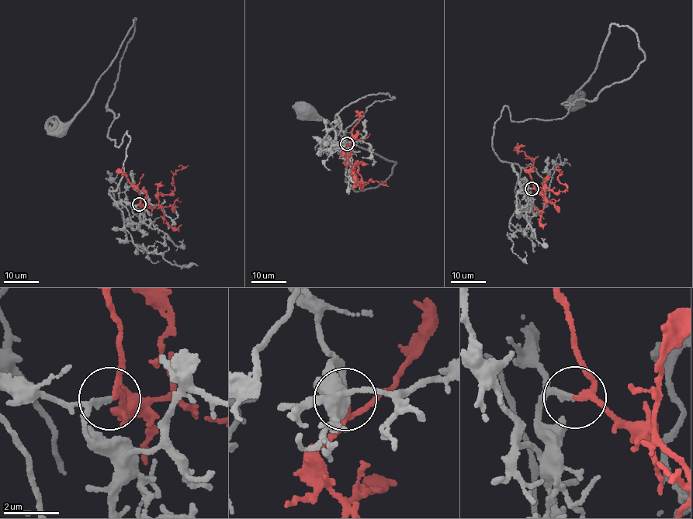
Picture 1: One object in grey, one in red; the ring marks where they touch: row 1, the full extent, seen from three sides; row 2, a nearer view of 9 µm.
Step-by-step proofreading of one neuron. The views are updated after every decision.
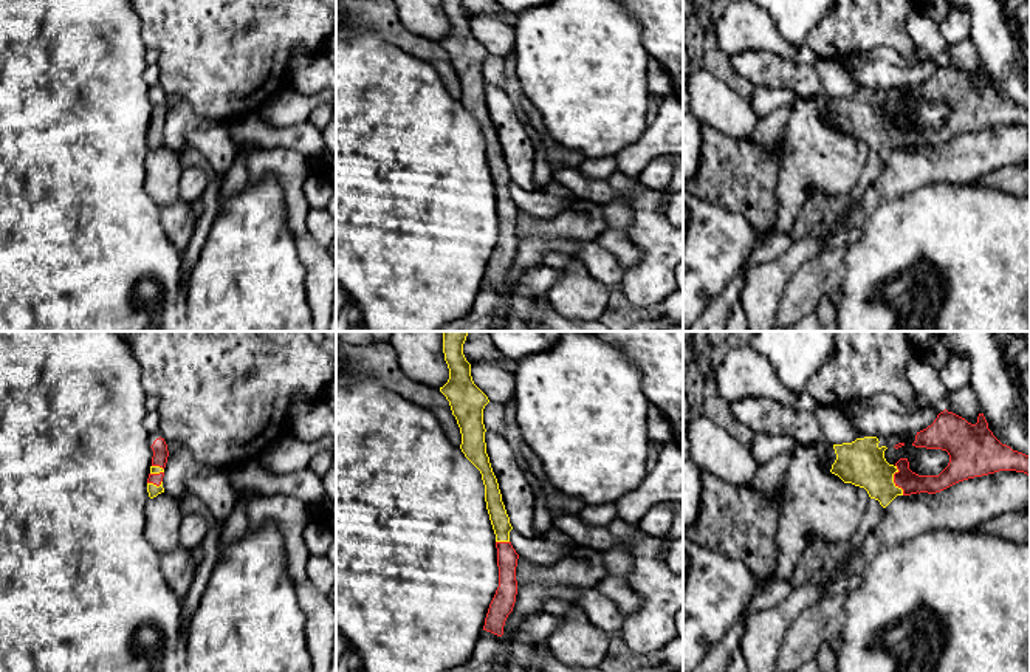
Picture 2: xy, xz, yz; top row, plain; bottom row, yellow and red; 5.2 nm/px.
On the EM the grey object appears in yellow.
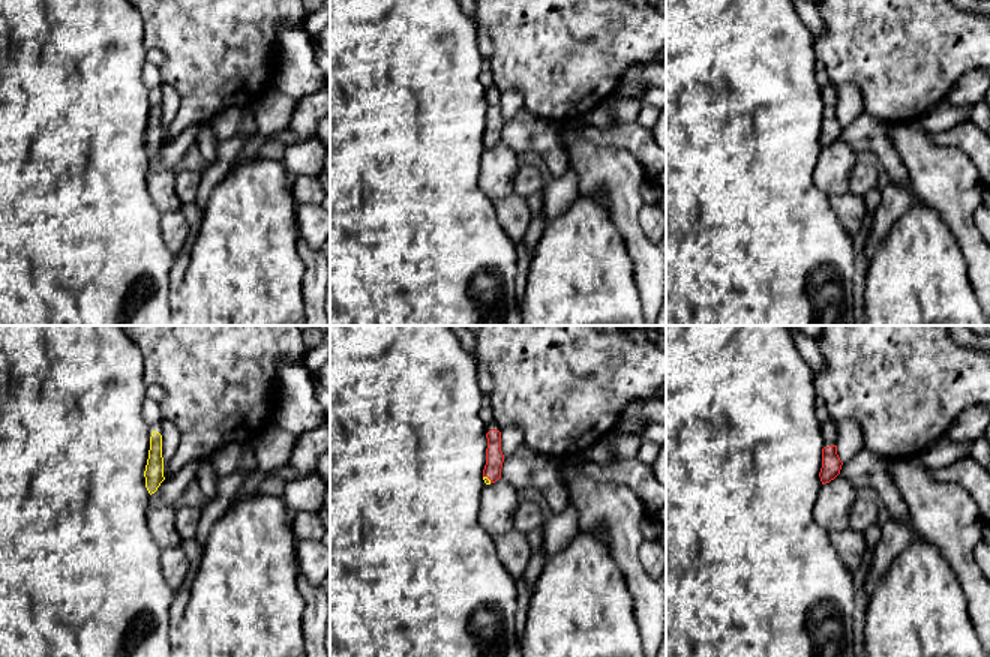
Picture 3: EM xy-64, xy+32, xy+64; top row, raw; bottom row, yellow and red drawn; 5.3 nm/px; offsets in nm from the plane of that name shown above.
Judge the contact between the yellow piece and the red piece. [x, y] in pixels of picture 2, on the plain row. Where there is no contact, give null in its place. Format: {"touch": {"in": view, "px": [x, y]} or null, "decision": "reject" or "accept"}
{"touch": {"in": "yz", "px": [892, 133]}, "decision": "accept"}

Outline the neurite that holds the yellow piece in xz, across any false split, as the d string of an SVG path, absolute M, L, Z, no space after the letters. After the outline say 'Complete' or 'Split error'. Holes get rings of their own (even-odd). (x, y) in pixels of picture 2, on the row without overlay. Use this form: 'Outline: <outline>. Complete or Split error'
Outline: M443 0L443 6L449 22L449 33L440 40L440 45L449 54L452 68L460 81L462 105L482 127L486 163L496 187L499 240L489 257L483 283L502 290L505 274L516 255L516 220L519 207L510 195L513 180L486 107L483 62L489 53L474 37L471 17L463 8L463 0Z. Split error

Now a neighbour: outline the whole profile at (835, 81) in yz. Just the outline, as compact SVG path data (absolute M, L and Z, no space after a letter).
M821 59L815 63L821 81L821 90L830 98L852 96L863 91L852 76L844 70L839 59Z

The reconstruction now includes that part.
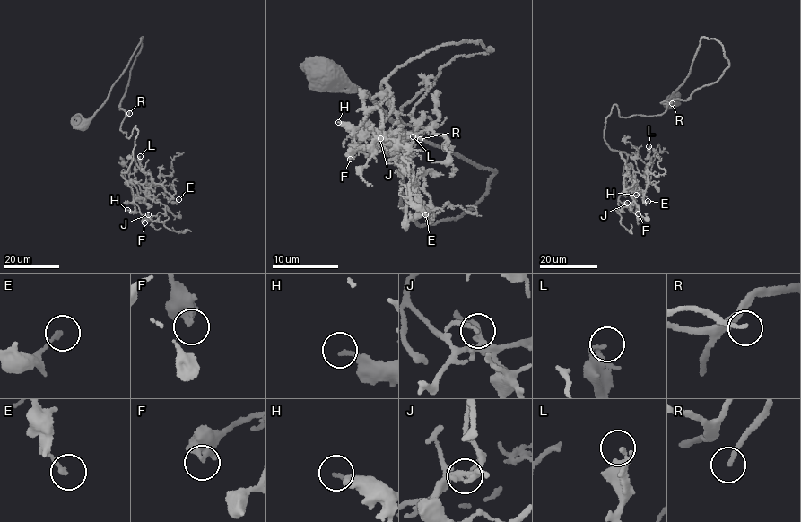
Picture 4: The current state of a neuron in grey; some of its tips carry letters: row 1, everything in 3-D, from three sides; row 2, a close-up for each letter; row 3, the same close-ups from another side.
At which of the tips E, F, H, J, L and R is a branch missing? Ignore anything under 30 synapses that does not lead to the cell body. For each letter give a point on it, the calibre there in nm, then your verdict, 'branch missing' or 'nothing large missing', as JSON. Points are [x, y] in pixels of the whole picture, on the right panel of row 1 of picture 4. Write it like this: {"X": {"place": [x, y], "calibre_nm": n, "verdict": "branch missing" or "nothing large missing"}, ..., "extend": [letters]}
{"E": {"place": [648, 201], "calibre_nm": 180, "verdict": "nothing large missing"}, "F": {"place": [638, 213], "calibre_nm": 400, "verdict": "nothing large missing"}, "H": {"place": [636, 195], "calibre_nm": 170, "verdict": "nothing large missing"}, "J": {"place": [627, 203], "calibre_nm": 160, "verdict": "nothing large missing"}, "L": {"place": [648, 146], "calibre_nm": 130, "verdict": "nothing large missing"}, "R": {"place": [672, 103], "calibre_nm": 120, "verdict": "branch missing"}, "extend": ["R"]}

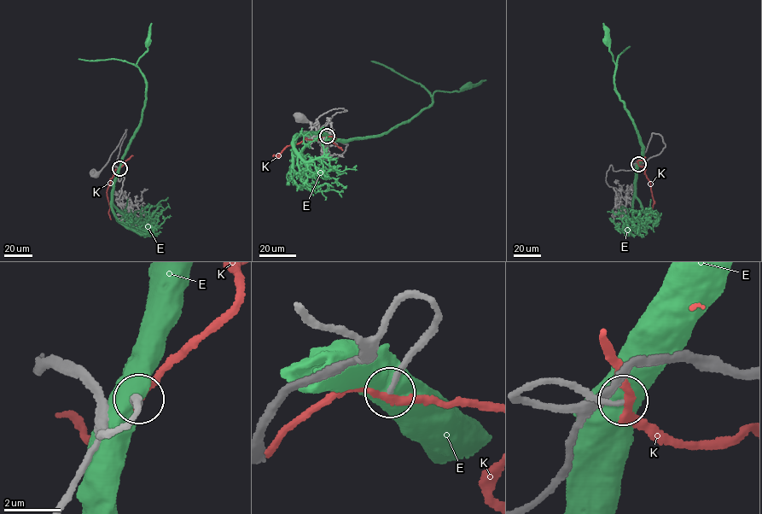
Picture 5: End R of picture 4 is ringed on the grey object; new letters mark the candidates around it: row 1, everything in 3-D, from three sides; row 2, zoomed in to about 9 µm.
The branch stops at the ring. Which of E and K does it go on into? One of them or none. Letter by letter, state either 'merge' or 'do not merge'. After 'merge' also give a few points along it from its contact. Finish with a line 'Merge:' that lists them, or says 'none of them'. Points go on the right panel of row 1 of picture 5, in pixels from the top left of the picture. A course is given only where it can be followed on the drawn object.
E: do not merge
K: do not merge
Merge: none of them

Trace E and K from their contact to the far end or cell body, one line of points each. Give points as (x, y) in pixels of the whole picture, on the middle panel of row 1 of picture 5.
E: (327, 135), (346, 140), (386, 133), (433, 104), (433, 94), (437, 90), (458, 91), (467, 86)
K: (327, 136), (316, 140), (306, 138), (287, 145), (277, 155), (273, 155)

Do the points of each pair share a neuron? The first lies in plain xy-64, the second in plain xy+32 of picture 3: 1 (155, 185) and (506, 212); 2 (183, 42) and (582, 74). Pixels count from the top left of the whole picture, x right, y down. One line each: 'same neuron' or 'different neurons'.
1: different neurons
2: same neuron

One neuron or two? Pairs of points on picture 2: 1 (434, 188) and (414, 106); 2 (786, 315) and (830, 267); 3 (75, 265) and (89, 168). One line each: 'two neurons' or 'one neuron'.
1: one neuron
2: one neuron
3: one neuron

